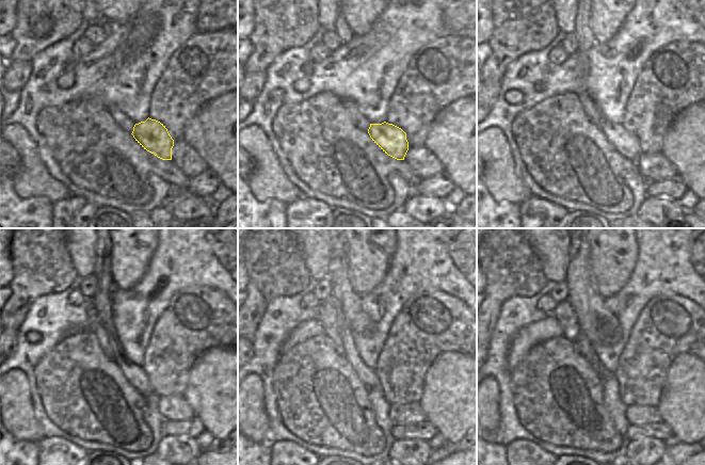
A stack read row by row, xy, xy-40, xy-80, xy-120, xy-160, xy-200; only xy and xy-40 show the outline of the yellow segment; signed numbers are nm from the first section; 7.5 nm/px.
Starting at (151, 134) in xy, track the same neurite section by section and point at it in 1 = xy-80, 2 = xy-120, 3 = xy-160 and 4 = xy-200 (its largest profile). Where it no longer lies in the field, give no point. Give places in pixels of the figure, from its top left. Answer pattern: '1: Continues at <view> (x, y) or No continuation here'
1: Continues at xy-80 (626, 144)
2: Continues at xy-120 (134, 373)
3: Continues at xy-160 (367, 375)
4: Continues at xy-200 (582, 345)

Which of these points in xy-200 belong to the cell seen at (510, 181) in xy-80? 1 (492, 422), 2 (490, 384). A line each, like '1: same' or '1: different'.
1: same
2: same

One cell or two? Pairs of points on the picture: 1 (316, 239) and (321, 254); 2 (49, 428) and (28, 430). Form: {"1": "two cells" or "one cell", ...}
{"1": "one cell", "2": "two cells"}

